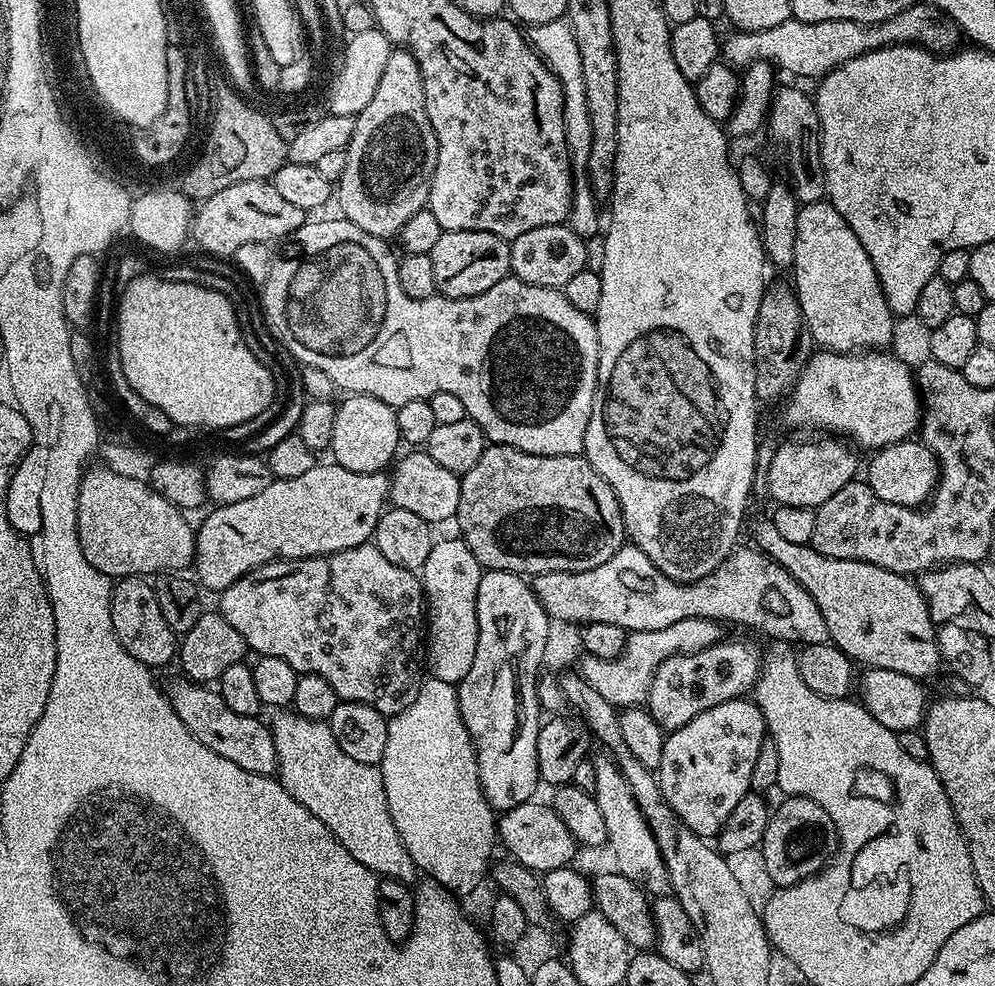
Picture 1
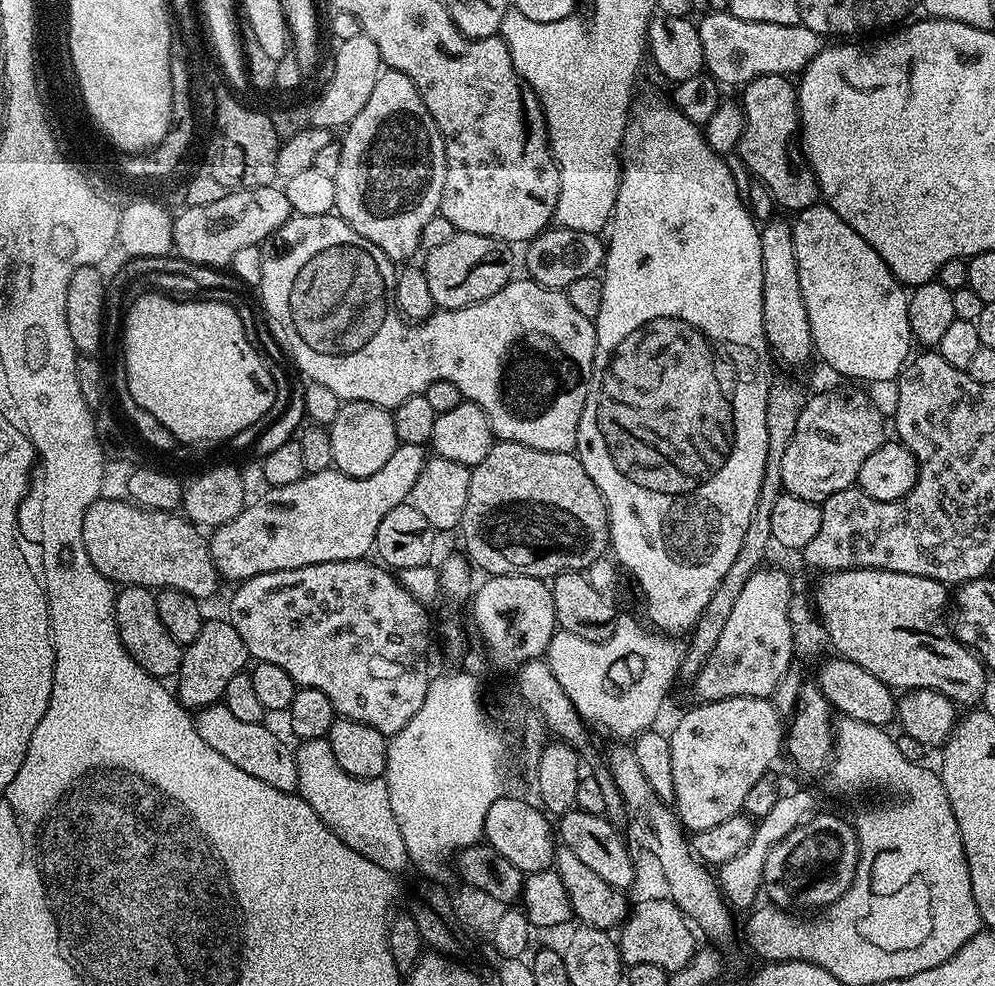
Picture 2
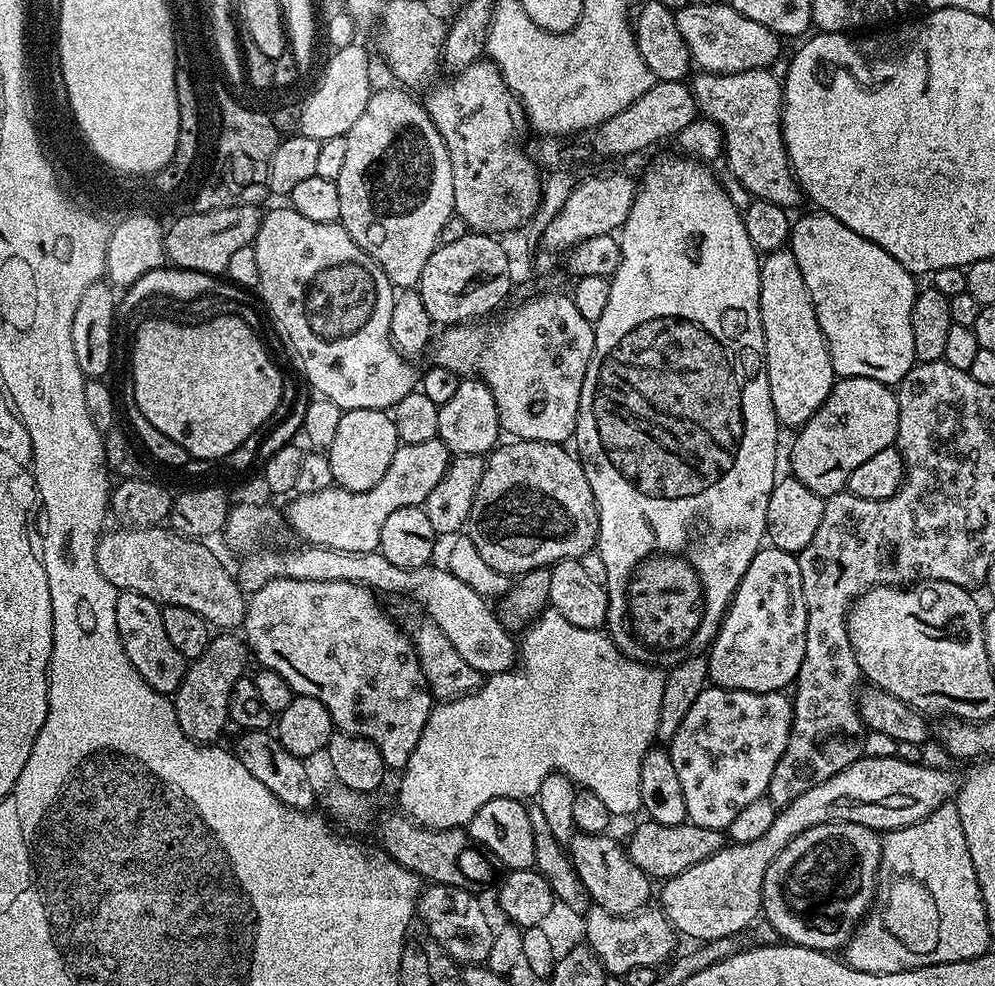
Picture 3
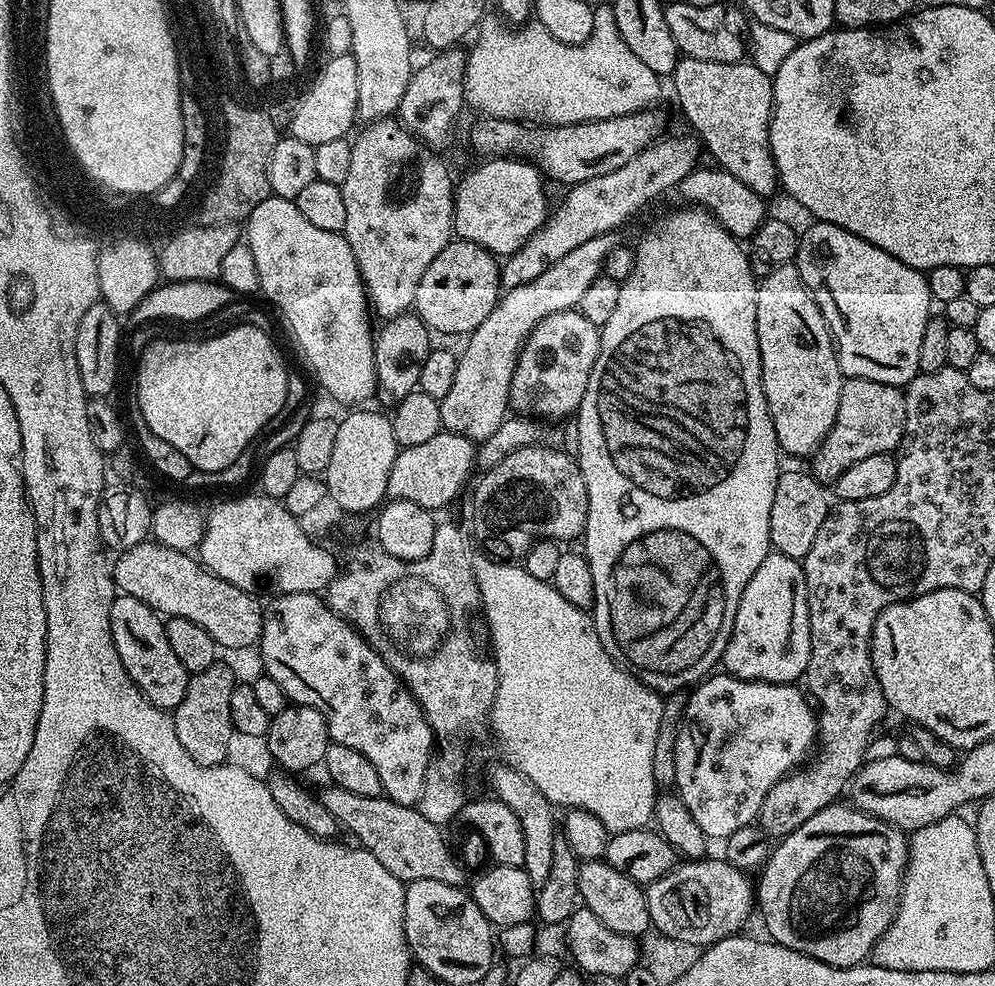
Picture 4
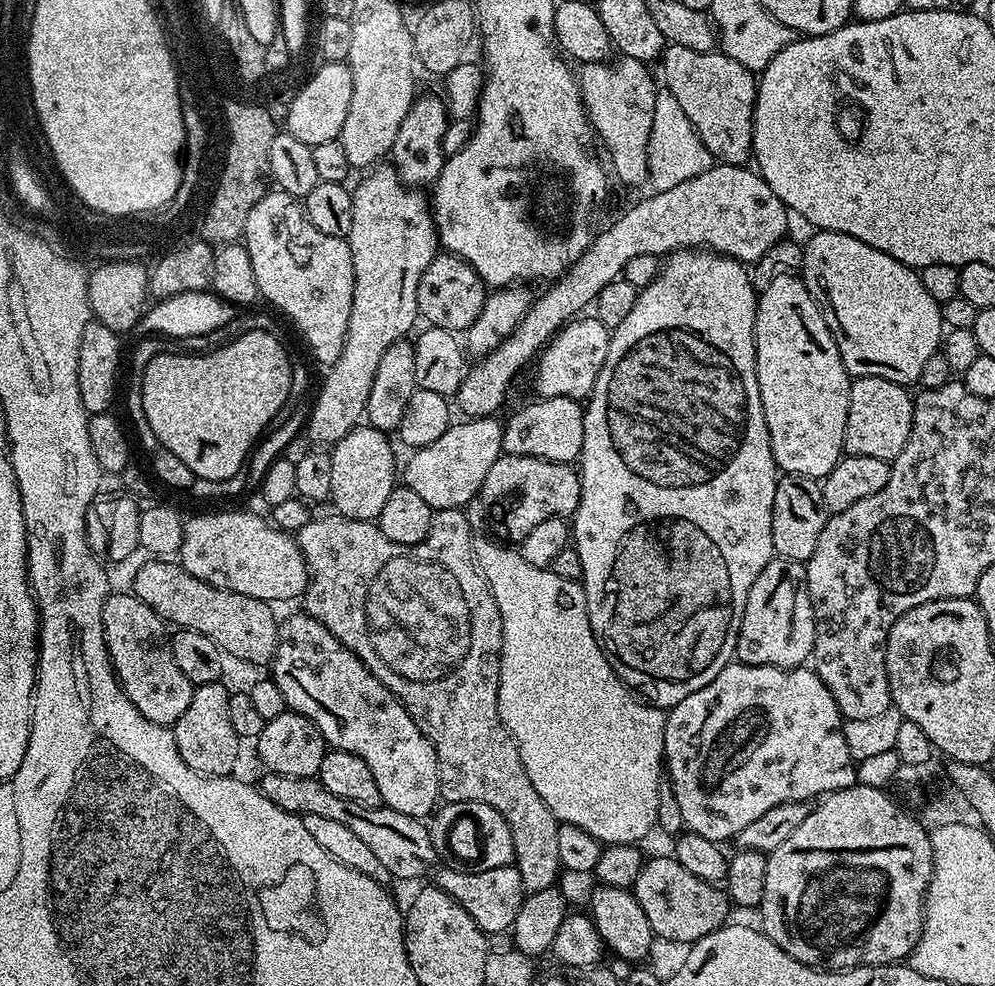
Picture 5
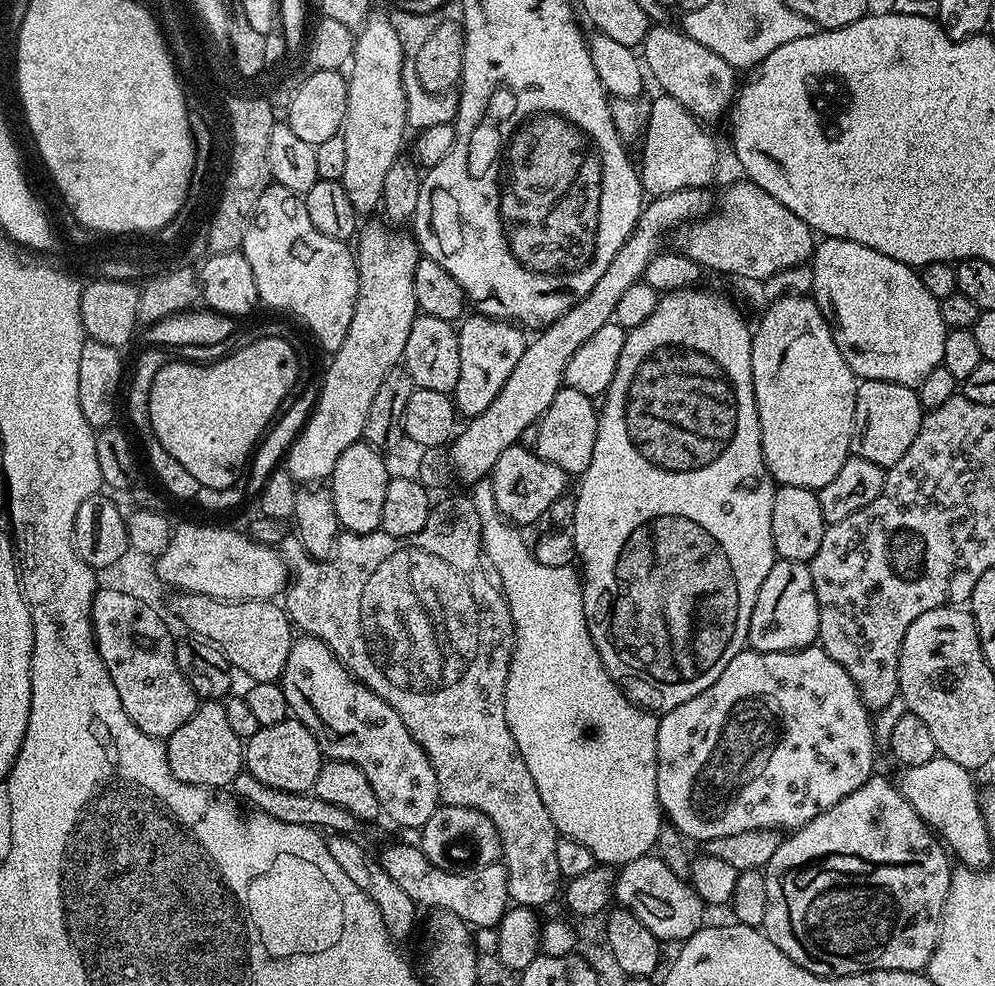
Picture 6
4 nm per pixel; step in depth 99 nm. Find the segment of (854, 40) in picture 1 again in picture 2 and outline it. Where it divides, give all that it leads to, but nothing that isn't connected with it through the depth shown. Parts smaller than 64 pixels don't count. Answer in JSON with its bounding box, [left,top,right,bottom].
[698,11,822,86]

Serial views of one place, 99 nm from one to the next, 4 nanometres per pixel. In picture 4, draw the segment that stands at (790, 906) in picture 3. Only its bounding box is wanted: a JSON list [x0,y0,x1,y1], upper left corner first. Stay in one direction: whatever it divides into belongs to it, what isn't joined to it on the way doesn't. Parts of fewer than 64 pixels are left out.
[758,802,909,968]

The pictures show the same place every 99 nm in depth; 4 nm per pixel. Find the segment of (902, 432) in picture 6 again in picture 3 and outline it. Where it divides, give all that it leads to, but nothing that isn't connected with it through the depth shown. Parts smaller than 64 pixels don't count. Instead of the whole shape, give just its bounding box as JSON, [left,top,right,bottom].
[791,376,898,496]

